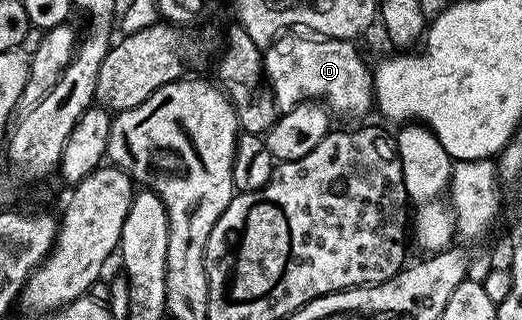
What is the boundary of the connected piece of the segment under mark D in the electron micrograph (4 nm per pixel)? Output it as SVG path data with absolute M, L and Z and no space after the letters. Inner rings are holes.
M294 35L279 36L264 49L264 77L274 97L274 104L279 110L291 109L307 99L324 99L327 110L334 115L339 113L342 117L362 117L369 109L375 108L374 75L371 66L366 66L366 61L362 58L361 51L354 46L357 44L353 40L325 35L290 36Z

